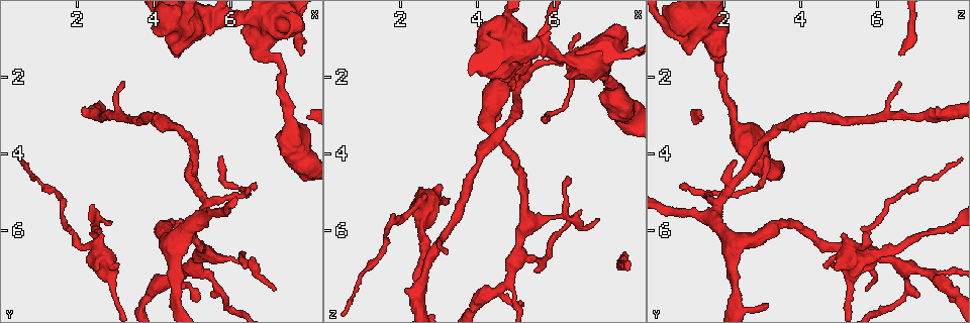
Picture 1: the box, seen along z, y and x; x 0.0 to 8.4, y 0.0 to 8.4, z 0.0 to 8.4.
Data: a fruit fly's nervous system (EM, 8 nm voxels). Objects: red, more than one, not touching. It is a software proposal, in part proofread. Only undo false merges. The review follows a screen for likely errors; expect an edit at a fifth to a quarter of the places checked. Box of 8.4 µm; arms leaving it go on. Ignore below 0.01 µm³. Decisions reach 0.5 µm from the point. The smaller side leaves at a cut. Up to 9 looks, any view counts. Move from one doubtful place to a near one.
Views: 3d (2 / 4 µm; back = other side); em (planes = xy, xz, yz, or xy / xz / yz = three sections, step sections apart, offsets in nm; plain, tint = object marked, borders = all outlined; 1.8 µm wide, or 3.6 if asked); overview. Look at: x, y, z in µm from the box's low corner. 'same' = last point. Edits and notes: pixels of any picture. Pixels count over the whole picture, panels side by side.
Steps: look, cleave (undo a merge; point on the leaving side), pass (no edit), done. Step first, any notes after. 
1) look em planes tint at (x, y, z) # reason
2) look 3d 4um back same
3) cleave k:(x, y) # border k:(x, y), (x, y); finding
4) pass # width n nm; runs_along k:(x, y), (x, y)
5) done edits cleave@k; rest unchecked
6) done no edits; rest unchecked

look em 3.6um planes tint at (4.85, 0.60, 0.85) # thick turns thin

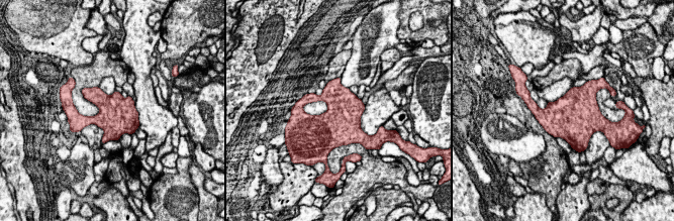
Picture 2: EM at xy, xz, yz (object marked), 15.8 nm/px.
pass # width 600 nm; one cell here

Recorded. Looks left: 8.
look em 3.6um xy step 4 plain at (6.75, 0.55, 1.65) # thick turns thin

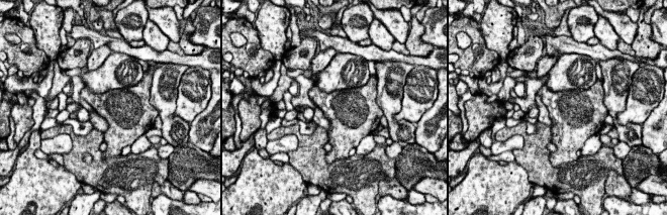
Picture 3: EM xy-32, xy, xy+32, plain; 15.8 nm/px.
look em 3.6um xy step 4 borders same

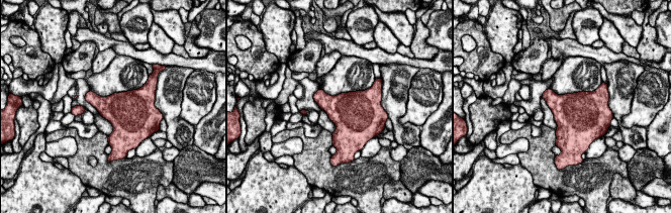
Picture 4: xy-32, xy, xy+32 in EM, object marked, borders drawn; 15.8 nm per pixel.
pass # all the same cell

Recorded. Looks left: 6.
look 3d 4um at (6.30, 5.10, 1.60) # abrupt turn

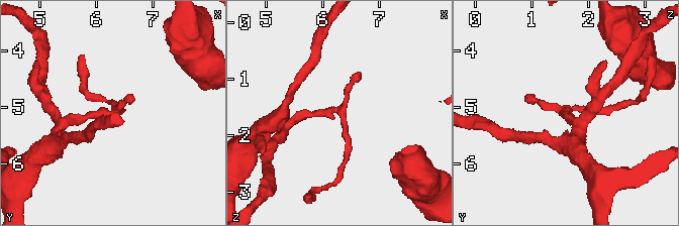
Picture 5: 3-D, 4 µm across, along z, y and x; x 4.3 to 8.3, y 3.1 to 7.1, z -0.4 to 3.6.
look em 3.6um planes tint at (6.30, 5.05, 1.60)

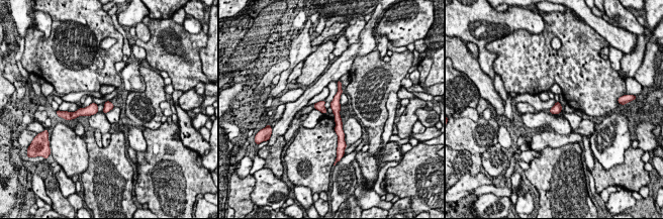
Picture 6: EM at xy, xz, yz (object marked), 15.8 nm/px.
pass # runs_along 6:(338, 96), (337, 117), (341, 133); one cell here

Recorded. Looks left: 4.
look em 3.6um planes tint at (4.60, 7.25, 7.55)

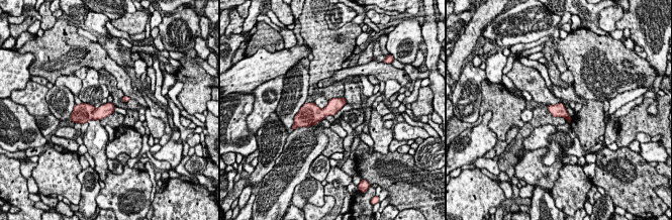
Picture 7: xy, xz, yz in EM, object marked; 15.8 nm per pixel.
pass # one cell here

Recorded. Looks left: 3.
done no edits; rest unchecked

